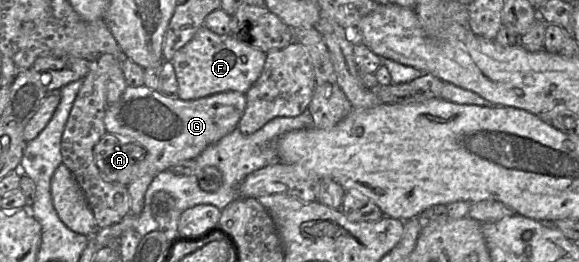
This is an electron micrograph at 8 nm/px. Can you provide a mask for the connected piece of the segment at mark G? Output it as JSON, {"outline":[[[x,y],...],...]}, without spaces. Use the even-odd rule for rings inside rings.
{"outline":[[[145,85],[129,87],[119,100],[105,108],[104,126],[108,133],[131,139],[144,149],[139,177],[127,185],[130,212],[139,215],[144,195],[153,178],[183,160],[195,159],[207,146],[232,132],[246,105],[245,93],[227,91],[195,100],[170,98]]]}

